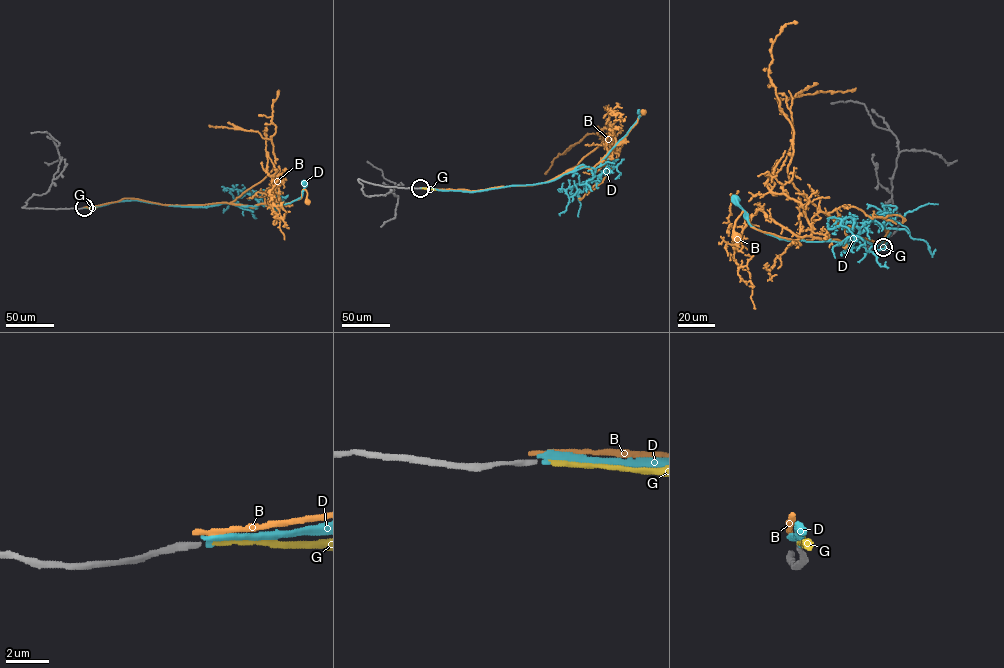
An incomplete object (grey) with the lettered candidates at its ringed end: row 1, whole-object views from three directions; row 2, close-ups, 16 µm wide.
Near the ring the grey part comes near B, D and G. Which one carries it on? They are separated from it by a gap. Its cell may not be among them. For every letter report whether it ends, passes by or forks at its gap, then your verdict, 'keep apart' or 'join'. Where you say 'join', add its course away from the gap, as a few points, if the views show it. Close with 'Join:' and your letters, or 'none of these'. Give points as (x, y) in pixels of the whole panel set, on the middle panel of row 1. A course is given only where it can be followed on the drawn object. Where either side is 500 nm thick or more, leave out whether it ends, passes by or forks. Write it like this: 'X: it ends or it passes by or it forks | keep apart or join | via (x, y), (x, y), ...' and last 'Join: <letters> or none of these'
B: it ends | keep apart
D: it ends | keep apart
G: it ends | join | via (420, 188), (436, 190)
Join: G

